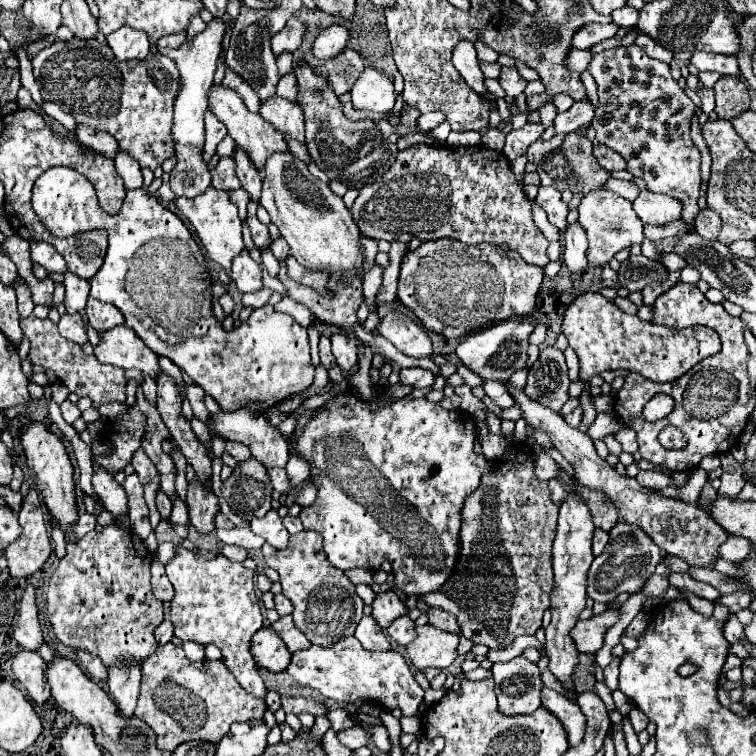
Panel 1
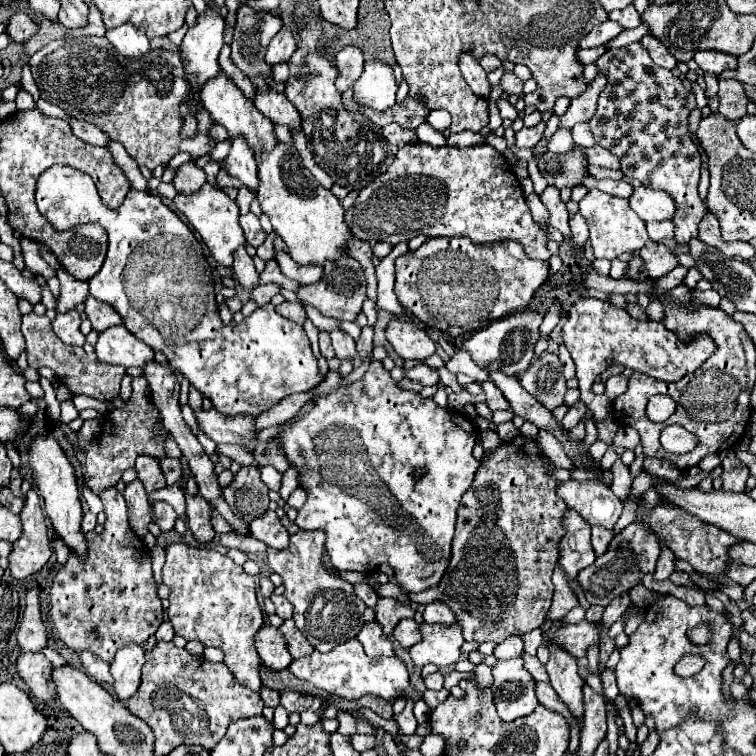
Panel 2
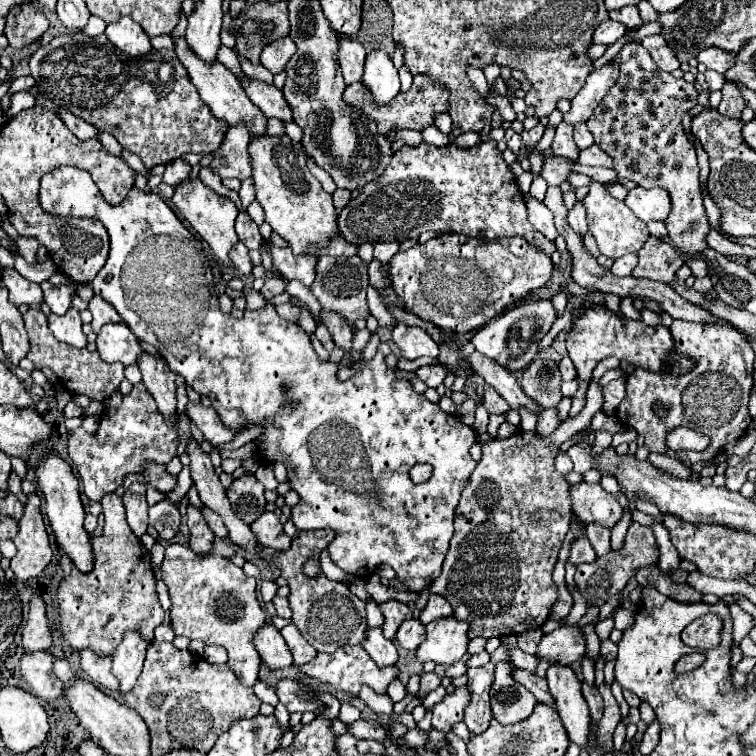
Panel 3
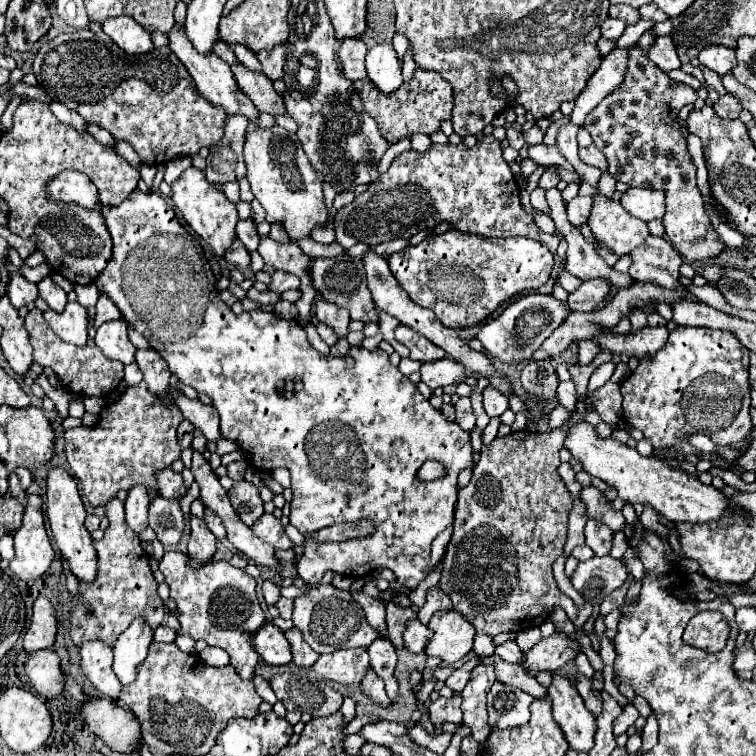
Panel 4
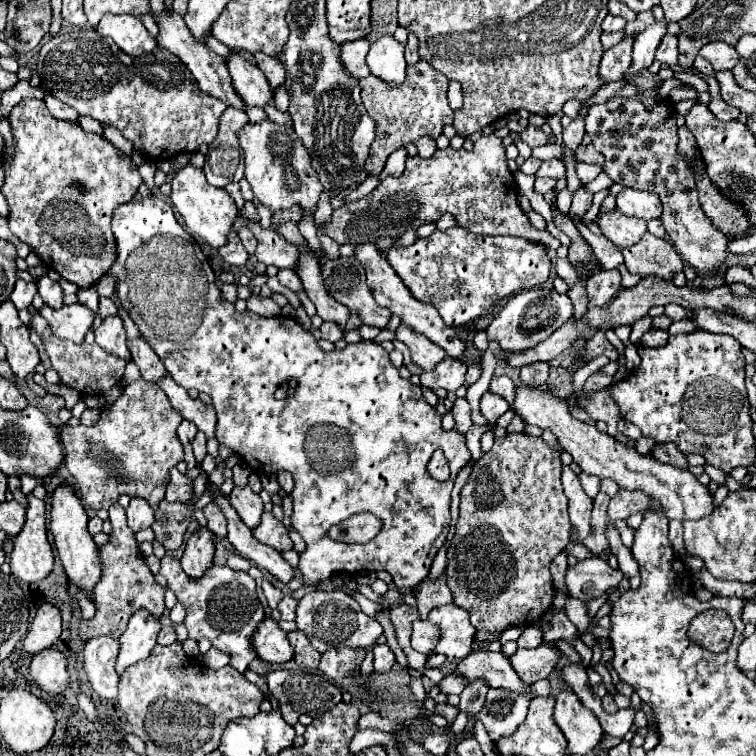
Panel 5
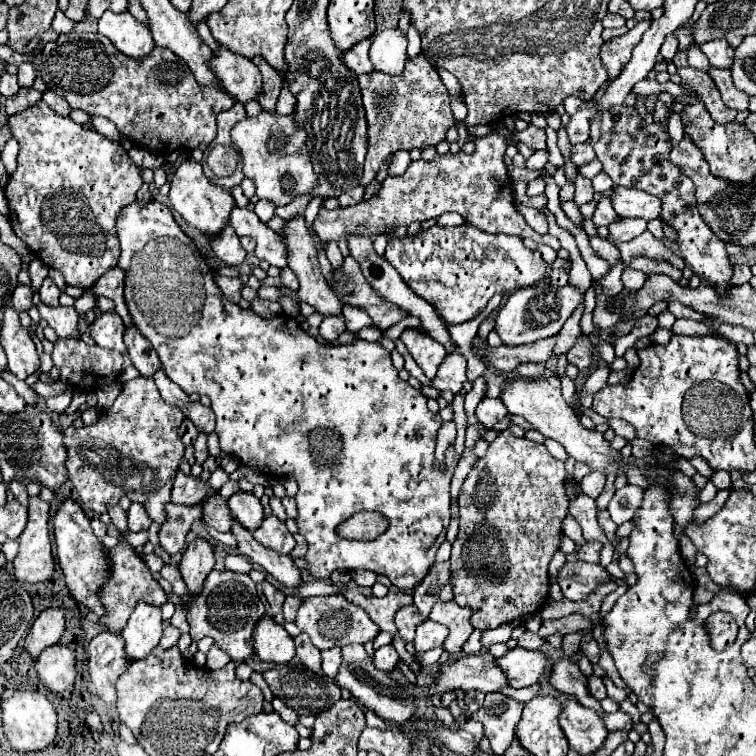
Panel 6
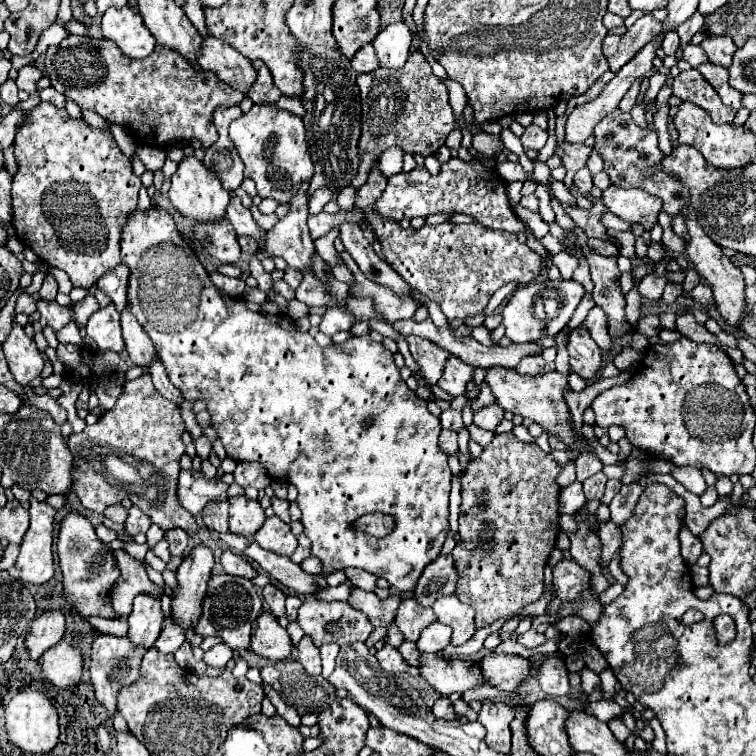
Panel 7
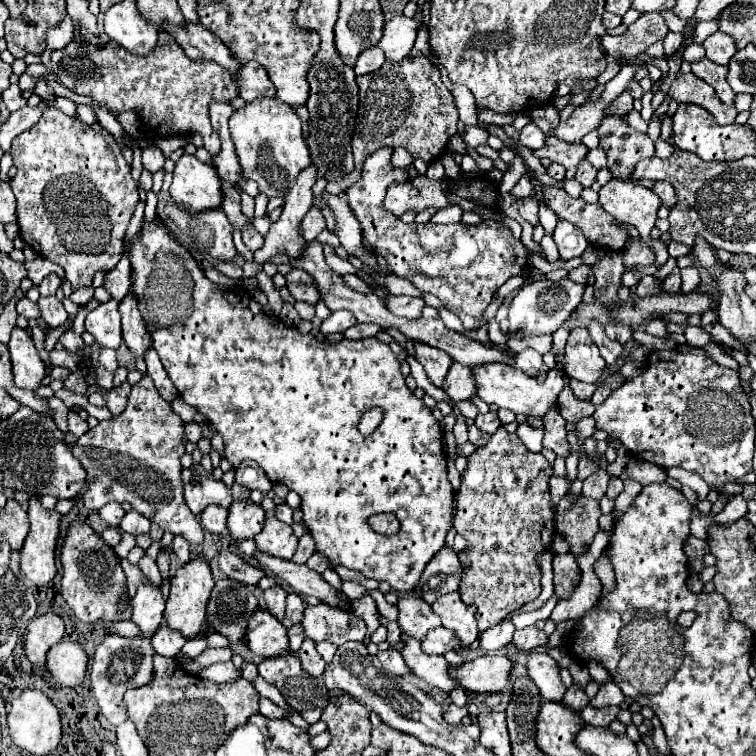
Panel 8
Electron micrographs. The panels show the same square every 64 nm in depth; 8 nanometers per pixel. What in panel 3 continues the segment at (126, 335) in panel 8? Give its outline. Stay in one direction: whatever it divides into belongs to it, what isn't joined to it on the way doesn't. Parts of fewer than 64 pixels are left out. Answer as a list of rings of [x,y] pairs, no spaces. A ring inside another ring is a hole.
[[[142,352],[138,356],[138,366],[142,372],[142,382],[146,390],[154,396],[160,412],[166,416],[168,424],[176,426],[176,374],[170,372],[166,360],[162,356],[152,356]]]

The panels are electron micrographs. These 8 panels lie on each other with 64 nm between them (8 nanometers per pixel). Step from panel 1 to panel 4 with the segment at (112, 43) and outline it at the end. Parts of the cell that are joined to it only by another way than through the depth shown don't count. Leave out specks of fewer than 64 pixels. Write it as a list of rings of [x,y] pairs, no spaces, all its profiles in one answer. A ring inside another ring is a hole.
[[[128,16],[104,20],[102,32],[110,36],[128,54],[146,54],[148,50],[154,48],[150,40],[150,32],[144,26],[140,26],[134,18]]]

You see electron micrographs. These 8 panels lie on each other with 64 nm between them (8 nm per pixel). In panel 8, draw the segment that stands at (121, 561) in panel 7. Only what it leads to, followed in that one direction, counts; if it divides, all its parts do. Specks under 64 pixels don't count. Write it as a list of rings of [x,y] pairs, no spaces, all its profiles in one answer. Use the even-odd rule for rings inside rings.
[[[122,560],[122,568],[126,572],[126,588],[128,588],[128,600],[130,600],[138,588],[138,584],[144,582],[146,576],[142,574],[142,570],[136,564],[130,564],[128,560]]]

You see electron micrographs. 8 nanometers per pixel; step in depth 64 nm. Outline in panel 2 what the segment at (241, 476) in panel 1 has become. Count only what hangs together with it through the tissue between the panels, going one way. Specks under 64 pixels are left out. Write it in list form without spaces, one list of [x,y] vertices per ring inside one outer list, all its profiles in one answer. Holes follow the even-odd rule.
[[[240,468],[232,484],[224,488],[224,498],[228,500],[232,512],[240,516],[246,524],[262,516],[268,510],[268,486],[260,480],[258,468]]]

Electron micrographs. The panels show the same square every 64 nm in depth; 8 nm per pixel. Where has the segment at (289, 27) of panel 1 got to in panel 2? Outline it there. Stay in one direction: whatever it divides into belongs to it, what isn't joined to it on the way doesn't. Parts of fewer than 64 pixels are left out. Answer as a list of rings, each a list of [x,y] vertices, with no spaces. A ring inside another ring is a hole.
[[[282,28],[268,44],[266,48],[266,56],[264,56],[264,62],[268,66],[276,66],[276,64],[282,64],[282,62],[288,62],[290,56],[296,52],[296,38],[292,34],[290,28]]]

